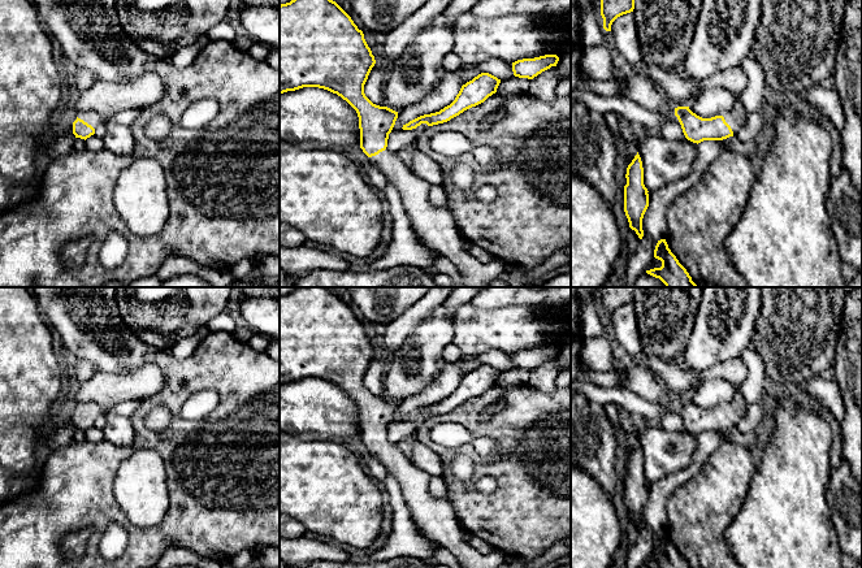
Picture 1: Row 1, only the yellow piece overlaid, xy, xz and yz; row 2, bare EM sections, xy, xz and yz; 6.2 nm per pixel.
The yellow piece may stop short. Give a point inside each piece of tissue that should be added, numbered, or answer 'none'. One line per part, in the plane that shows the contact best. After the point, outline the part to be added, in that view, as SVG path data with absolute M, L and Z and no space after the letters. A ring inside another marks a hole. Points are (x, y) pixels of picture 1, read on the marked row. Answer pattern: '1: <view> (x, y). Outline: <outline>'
1: yz (735, 117). Outline: M736 101L733 108L723 114L725 122L731 126L733 135L745 125L746 110L744 107Z

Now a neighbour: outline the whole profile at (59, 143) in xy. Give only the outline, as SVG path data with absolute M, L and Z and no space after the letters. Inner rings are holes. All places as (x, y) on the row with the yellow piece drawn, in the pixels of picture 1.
M55 130L43 147L43 153L55 160L74 151L75 135L69 131Z

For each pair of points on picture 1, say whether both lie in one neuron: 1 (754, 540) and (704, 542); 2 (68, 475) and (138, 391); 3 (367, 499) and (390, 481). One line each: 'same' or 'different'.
1: different
2: different
3: different

